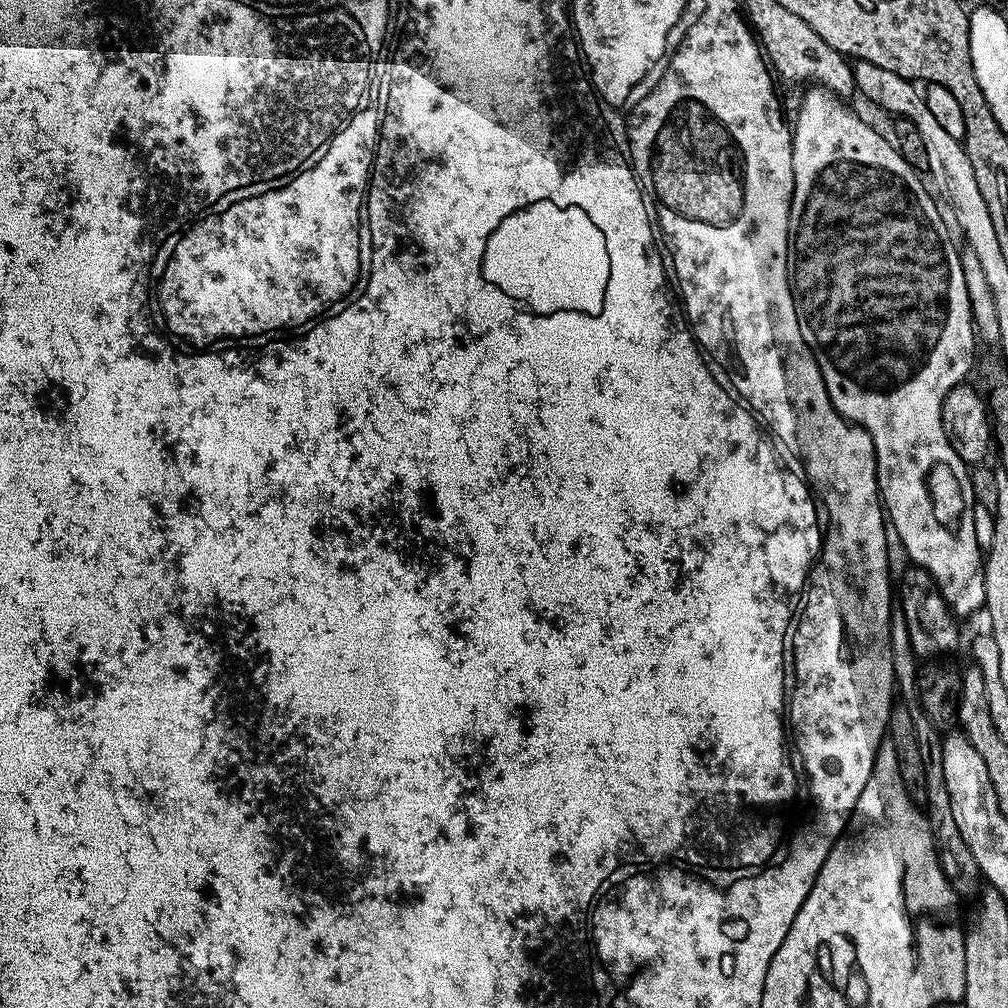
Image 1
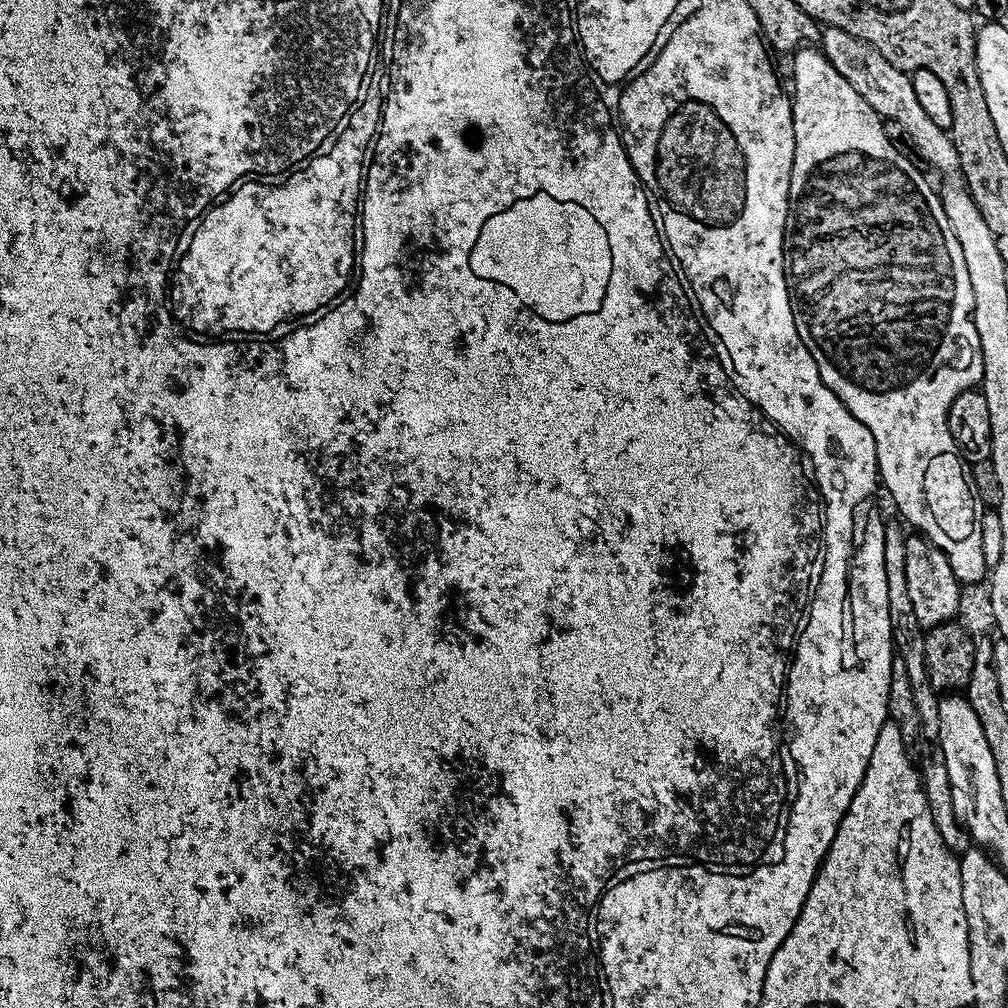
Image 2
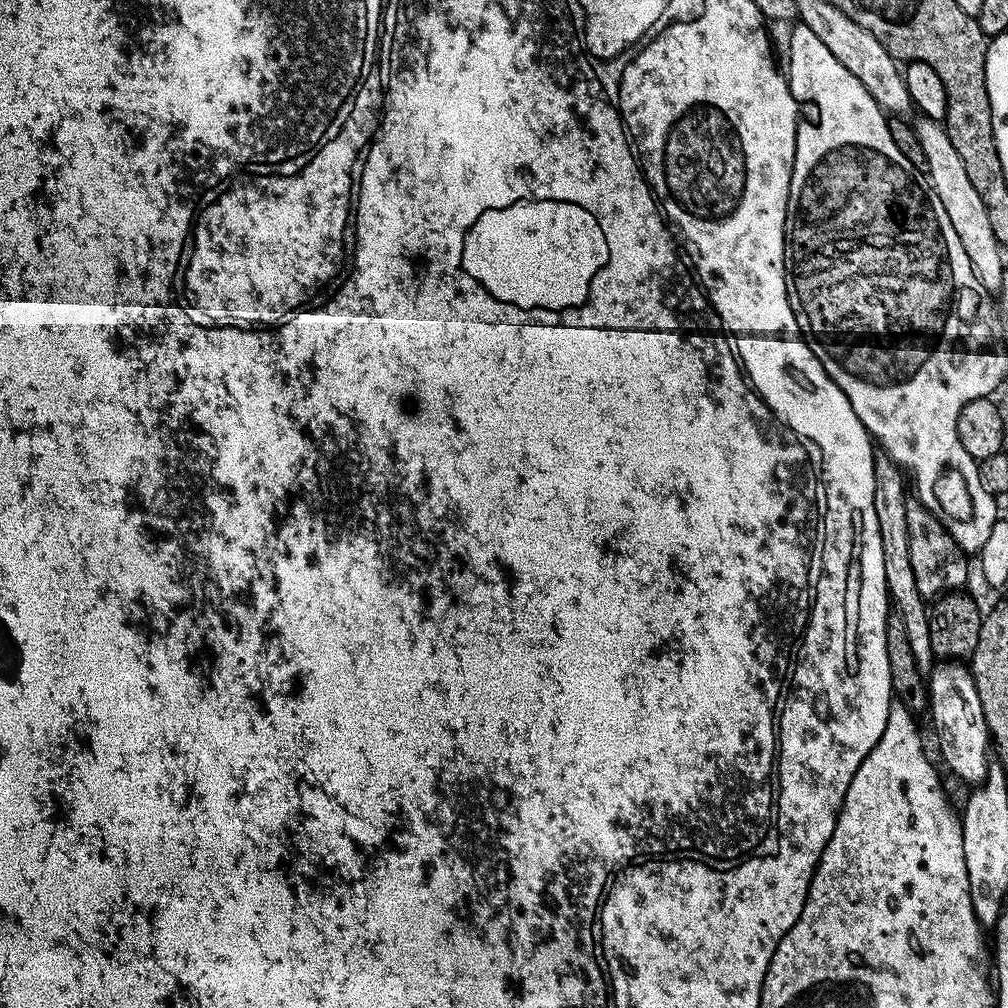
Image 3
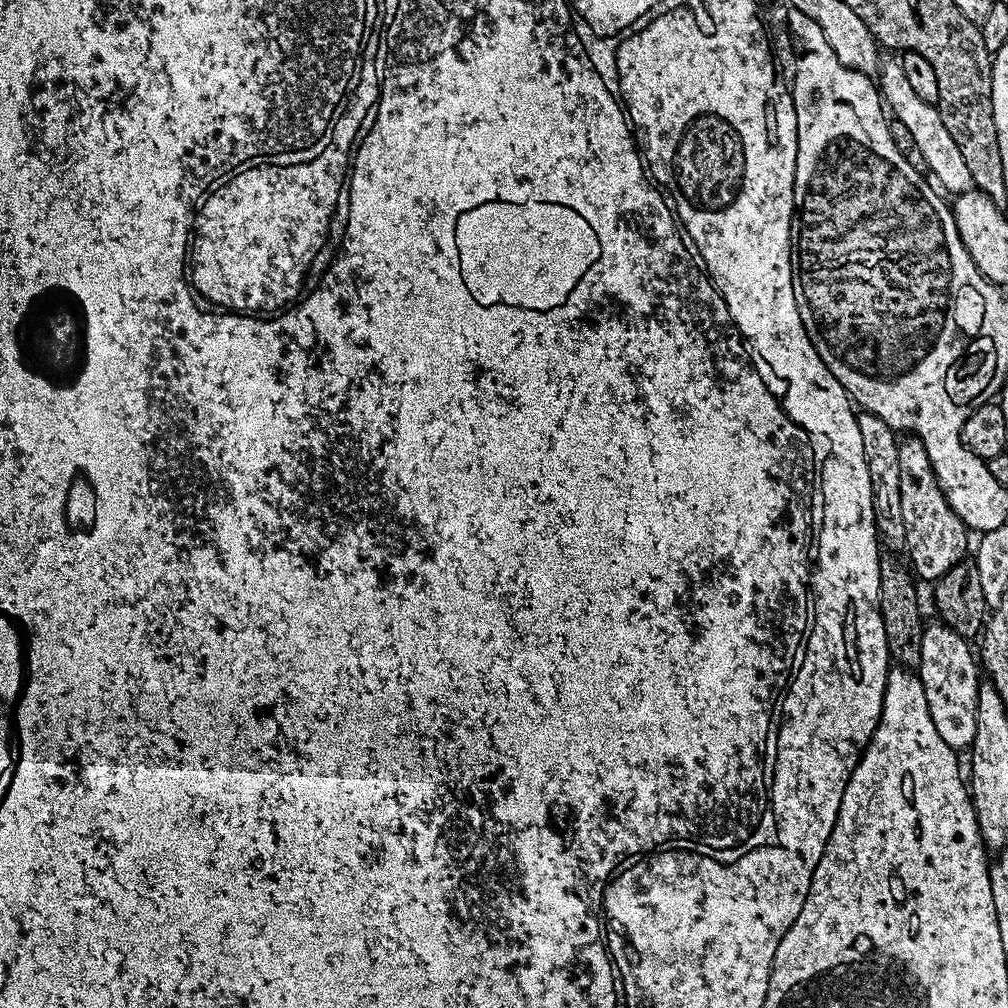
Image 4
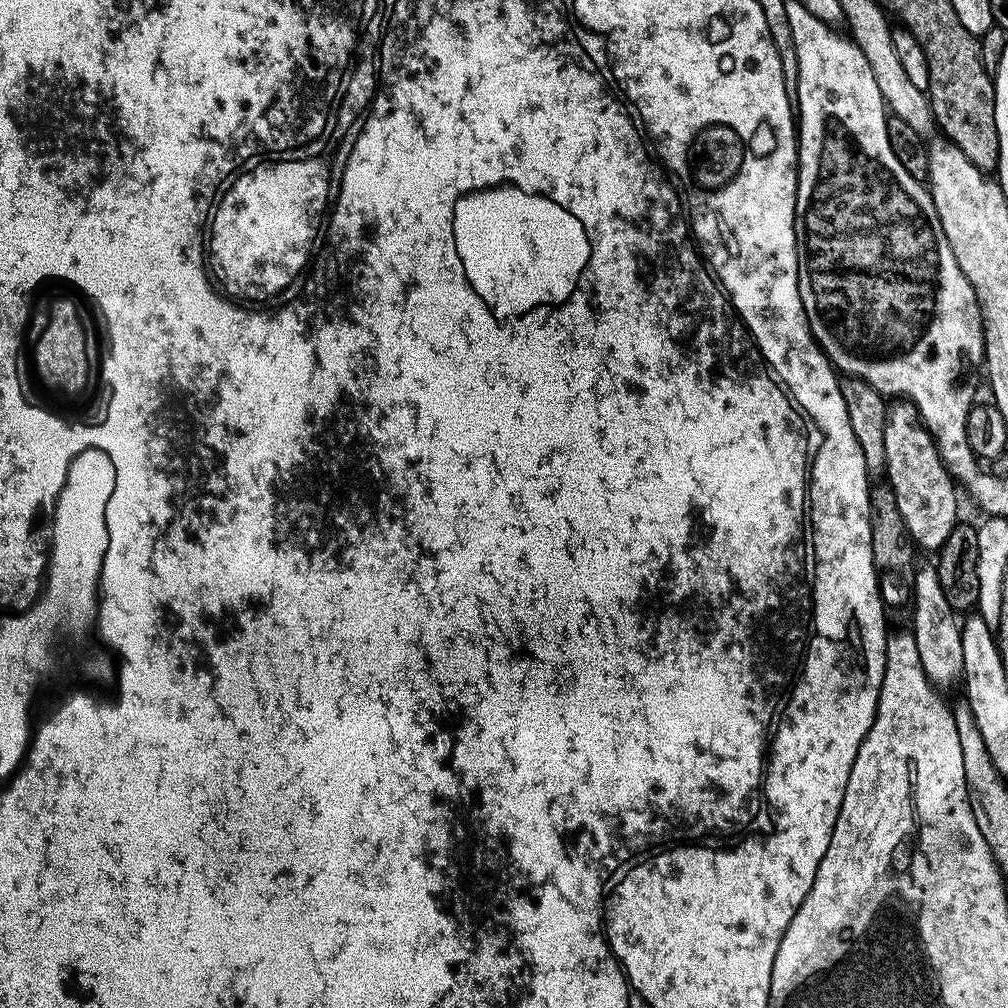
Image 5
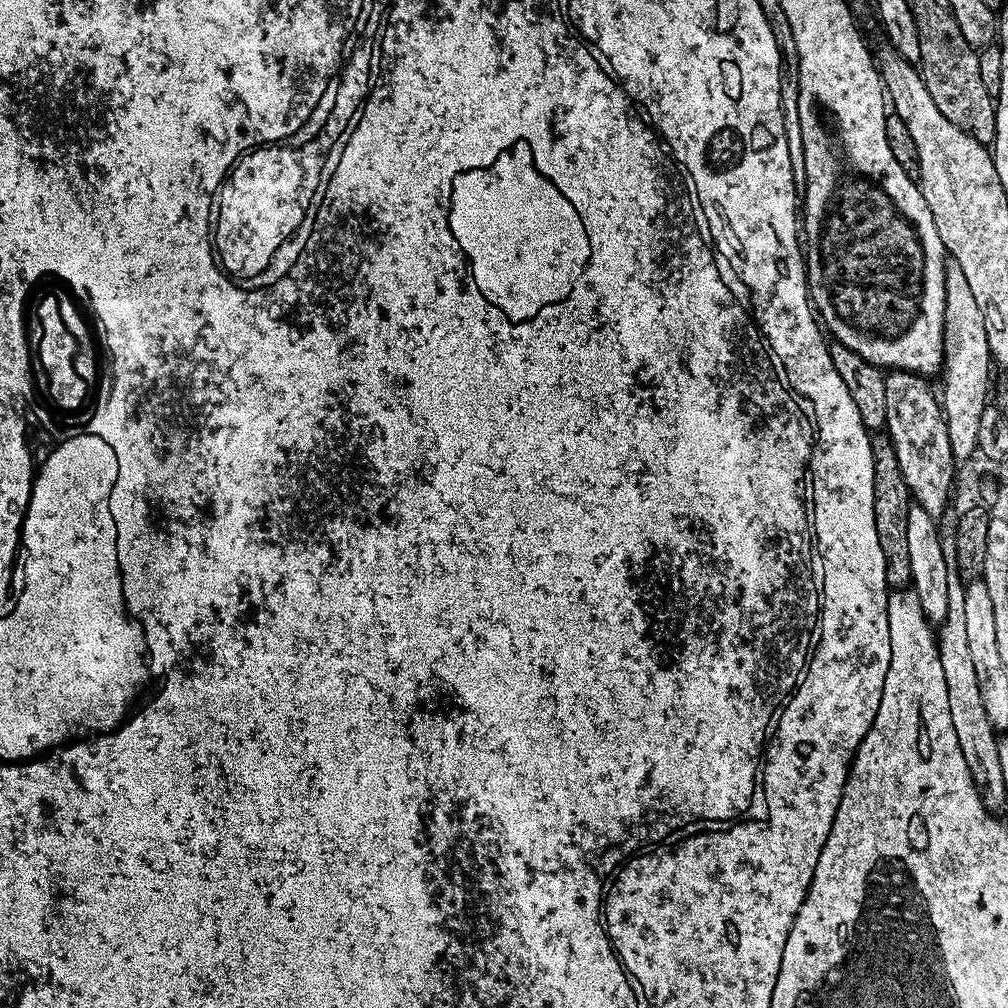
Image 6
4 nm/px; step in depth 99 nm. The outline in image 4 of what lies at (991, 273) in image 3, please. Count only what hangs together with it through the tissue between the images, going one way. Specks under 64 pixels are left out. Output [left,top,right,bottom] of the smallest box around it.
[878,59,973,194]

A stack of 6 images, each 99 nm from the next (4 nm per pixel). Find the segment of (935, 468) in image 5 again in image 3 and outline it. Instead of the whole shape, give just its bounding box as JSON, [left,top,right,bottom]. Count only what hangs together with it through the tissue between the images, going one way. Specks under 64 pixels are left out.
[906,498,968,598]

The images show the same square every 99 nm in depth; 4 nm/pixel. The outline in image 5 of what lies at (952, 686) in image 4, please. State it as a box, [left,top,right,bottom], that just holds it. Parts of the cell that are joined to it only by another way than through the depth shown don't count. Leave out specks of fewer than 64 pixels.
[910,567,964,690]

